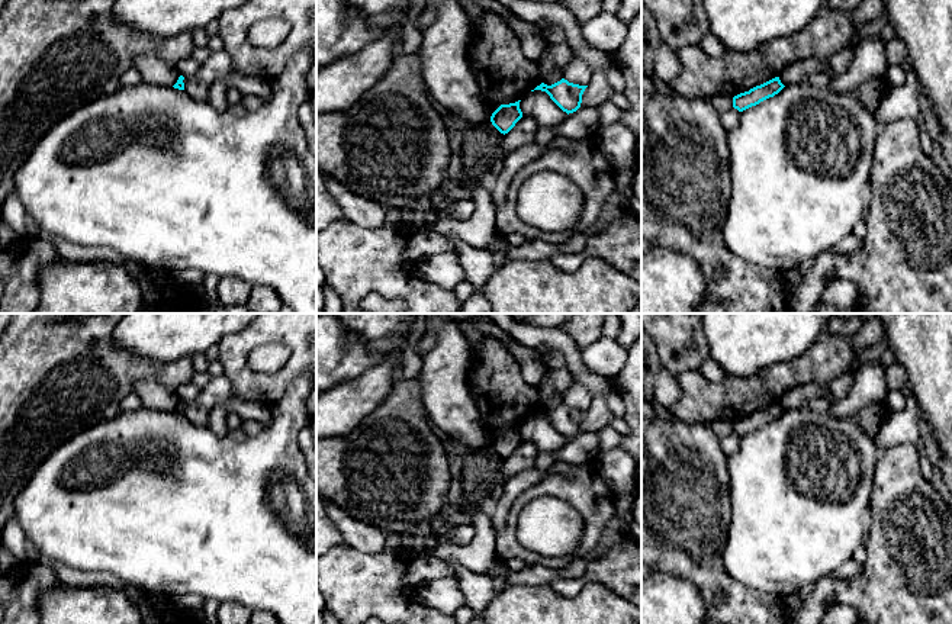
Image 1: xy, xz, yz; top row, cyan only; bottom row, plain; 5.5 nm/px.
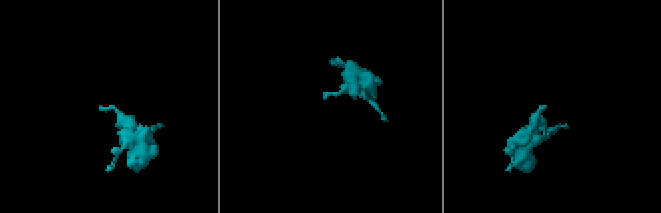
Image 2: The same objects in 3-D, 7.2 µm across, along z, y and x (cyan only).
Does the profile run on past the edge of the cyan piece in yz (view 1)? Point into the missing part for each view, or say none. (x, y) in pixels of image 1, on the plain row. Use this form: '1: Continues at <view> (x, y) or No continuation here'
1: No continuation here

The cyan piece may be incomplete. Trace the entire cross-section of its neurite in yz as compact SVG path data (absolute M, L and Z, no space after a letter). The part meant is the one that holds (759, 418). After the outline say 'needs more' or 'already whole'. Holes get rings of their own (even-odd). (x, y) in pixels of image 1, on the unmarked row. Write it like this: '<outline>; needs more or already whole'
M775 402L760 411L750 414L749 416L740 418L733 422L733 432L739 437L743 437L752 431L759 430L760 427L774 422L785 411L781 408L779 402Z; already whole

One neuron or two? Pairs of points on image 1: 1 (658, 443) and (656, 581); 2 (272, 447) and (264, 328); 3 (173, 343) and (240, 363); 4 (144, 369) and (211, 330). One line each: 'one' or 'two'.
1: two
2: two
3: two
4: two

